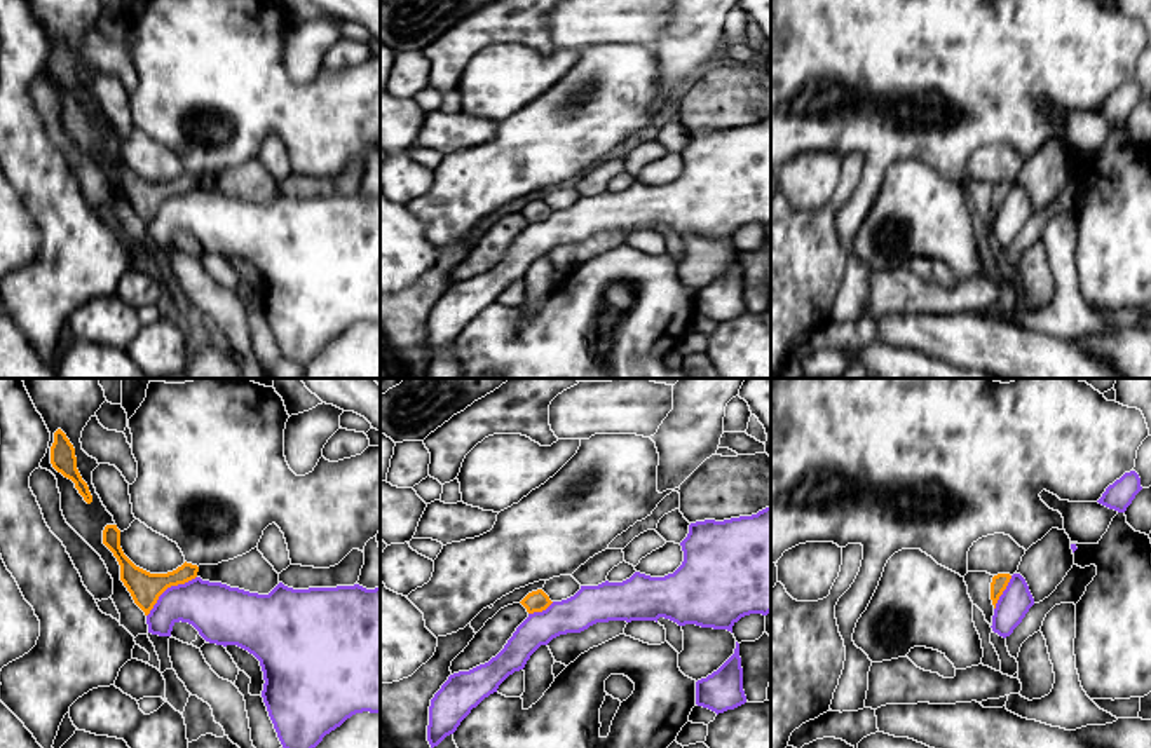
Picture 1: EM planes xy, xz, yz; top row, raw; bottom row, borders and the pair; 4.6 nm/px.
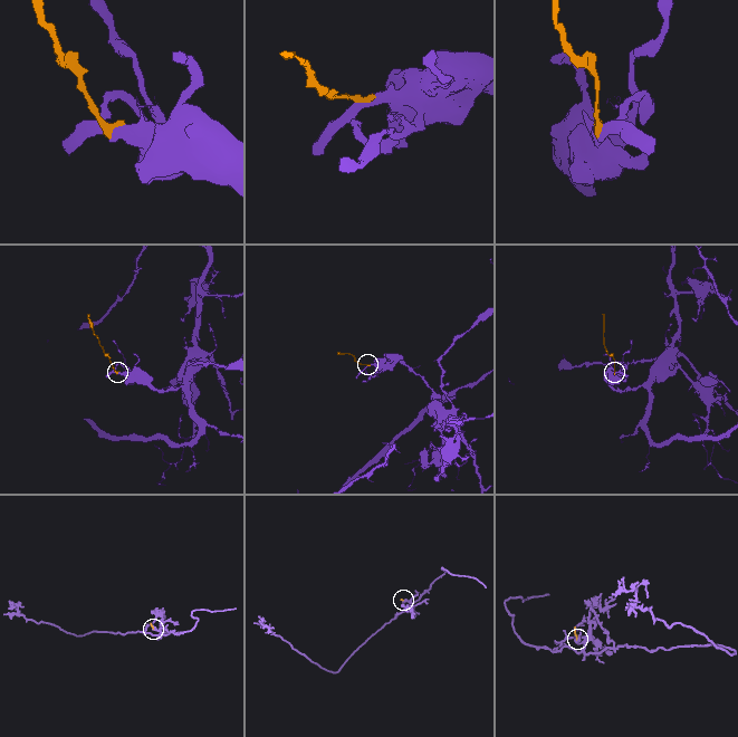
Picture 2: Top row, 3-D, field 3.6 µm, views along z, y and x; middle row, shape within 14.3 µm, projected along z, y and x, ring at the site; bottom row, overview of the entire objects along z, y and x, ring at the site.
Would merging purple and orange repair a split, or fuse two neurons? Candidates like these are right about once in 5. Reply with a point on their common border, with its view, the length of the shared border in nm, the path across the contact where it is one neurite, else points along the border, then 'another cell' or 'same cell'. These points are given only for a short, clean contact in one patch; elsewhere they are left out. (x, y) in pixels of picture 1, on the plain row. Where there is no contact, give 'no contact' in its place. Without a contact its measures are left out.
meets purple in xy at (168, 197); contact 300 nm long; border along xy (196, 185), (171, 194), (147, 225); another cell

